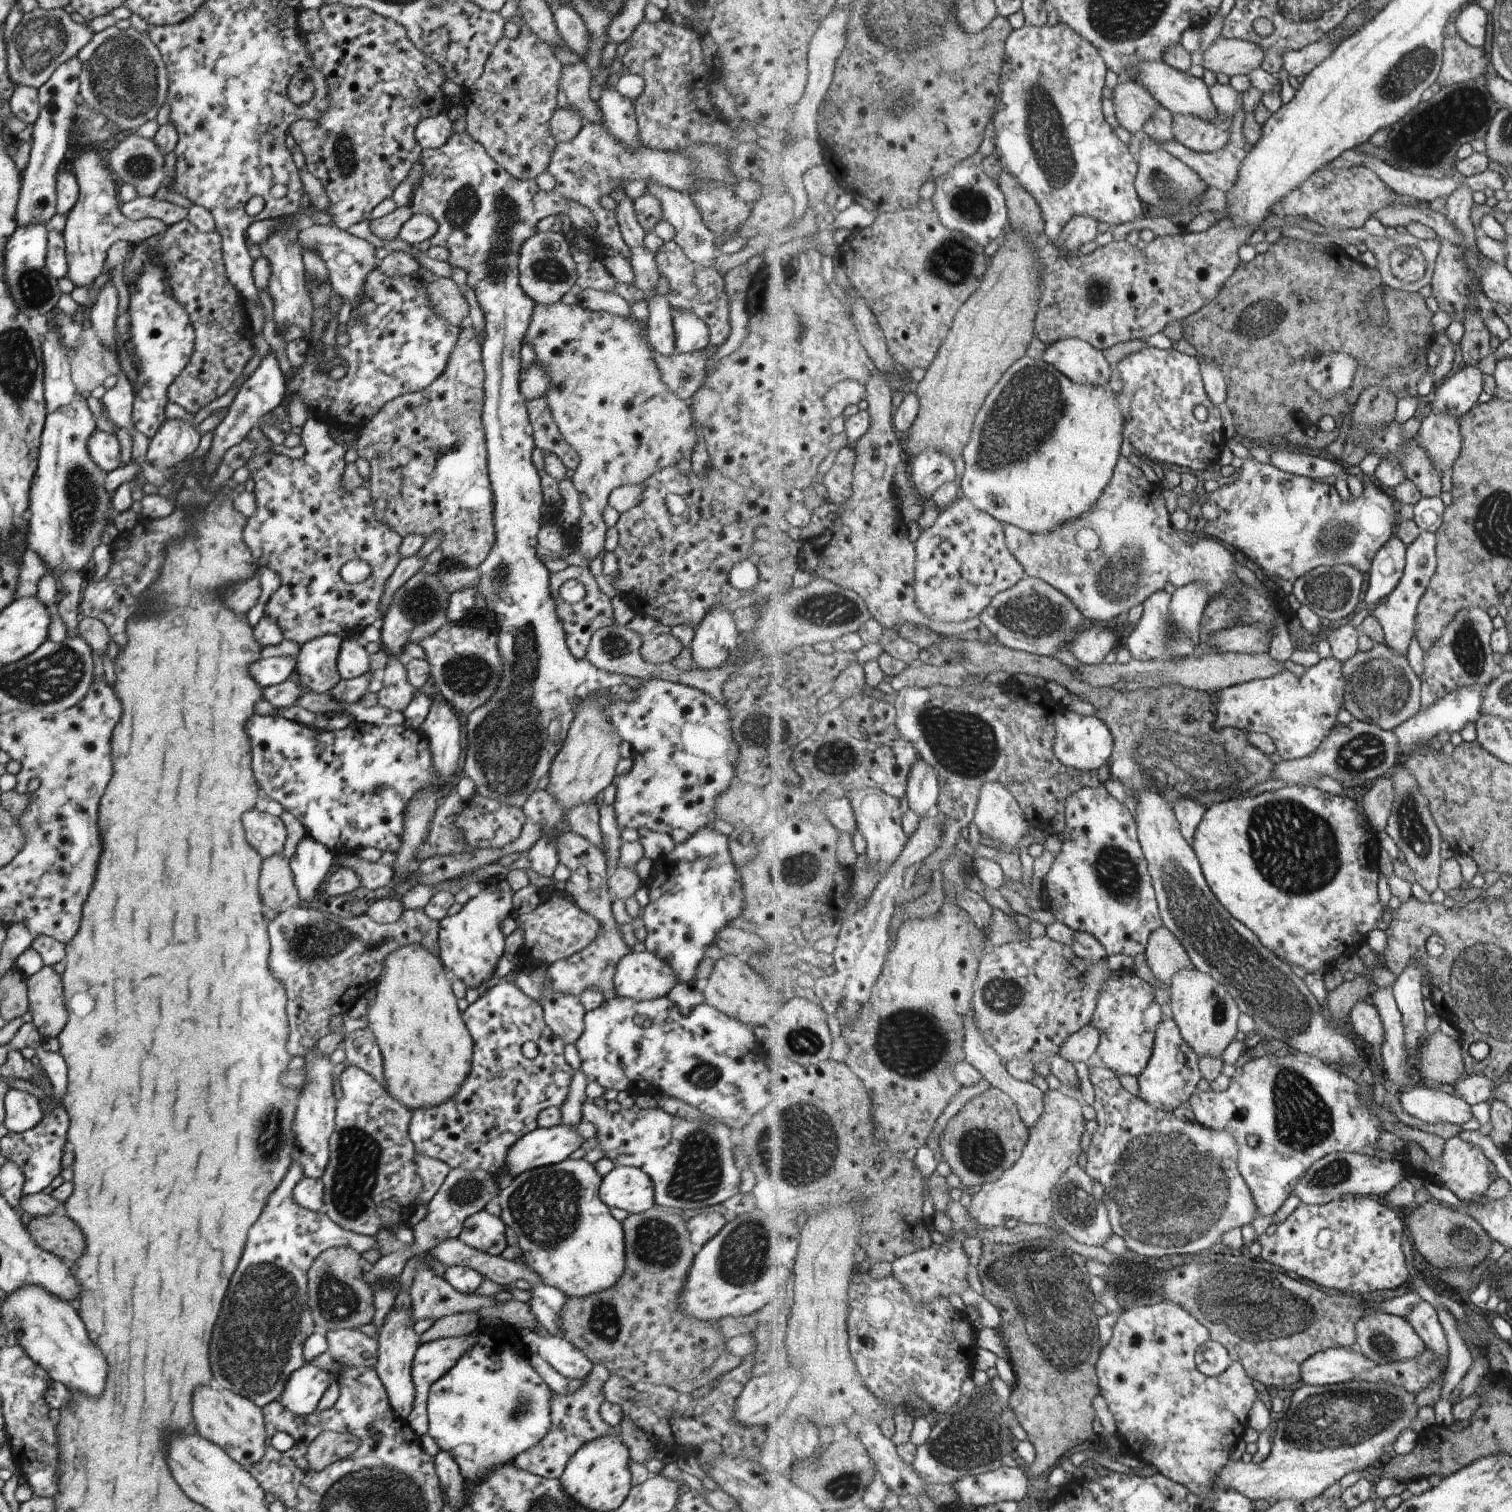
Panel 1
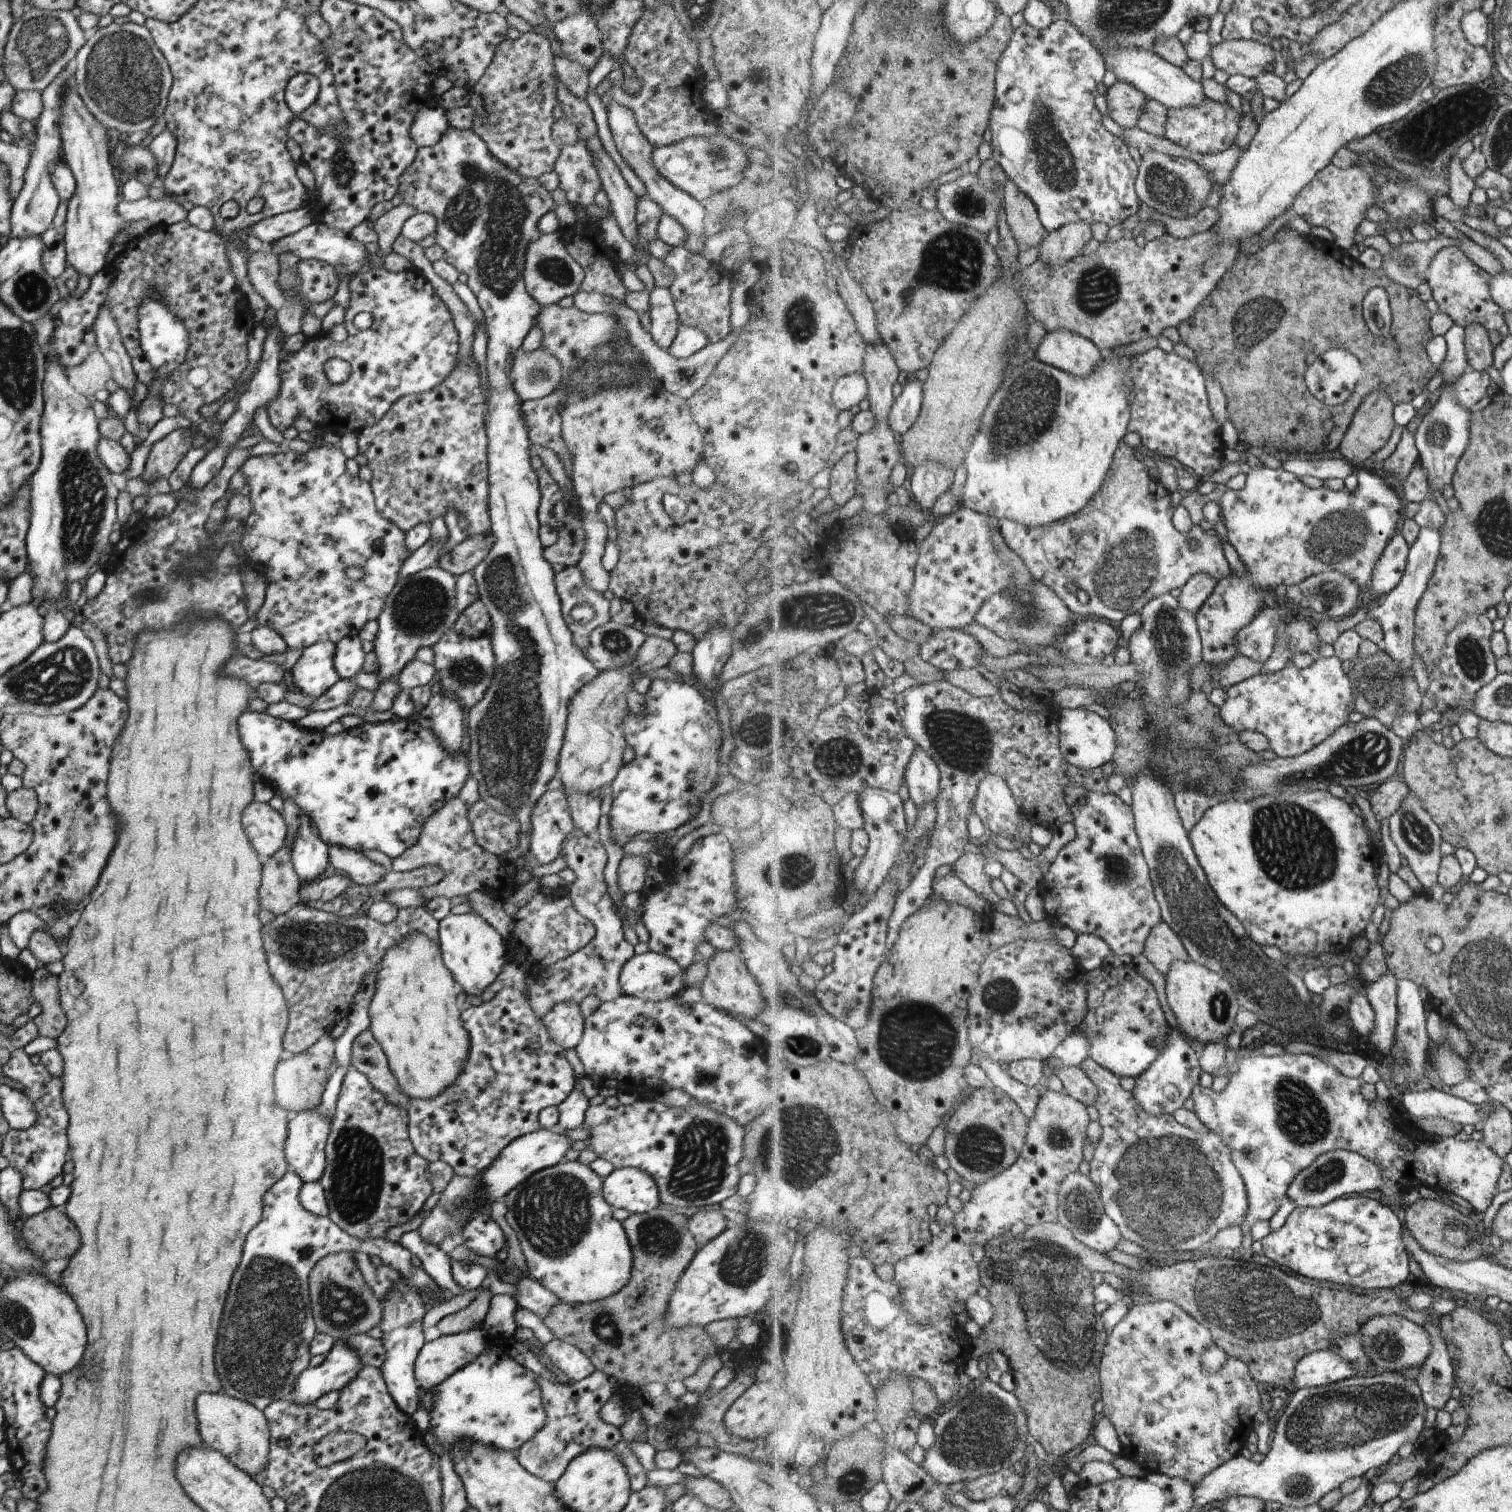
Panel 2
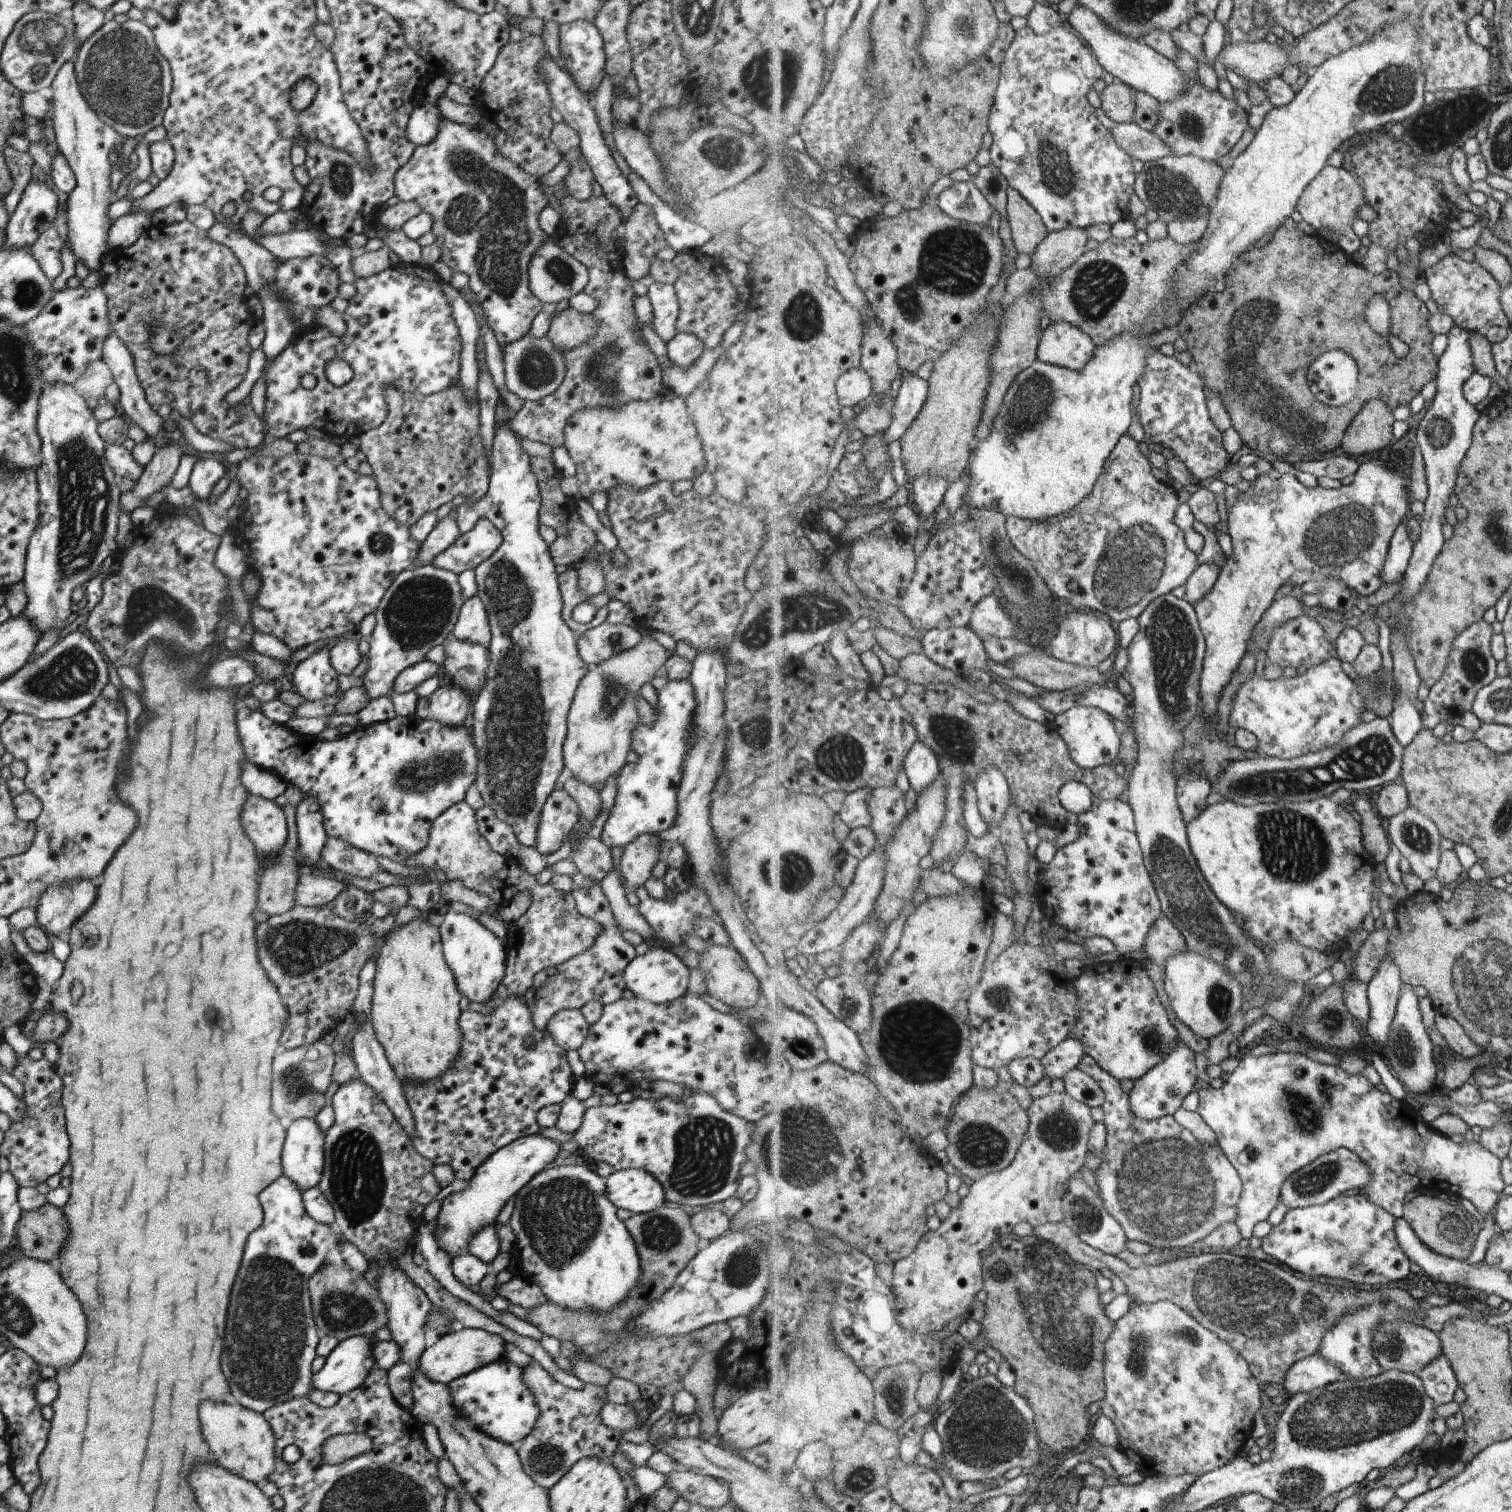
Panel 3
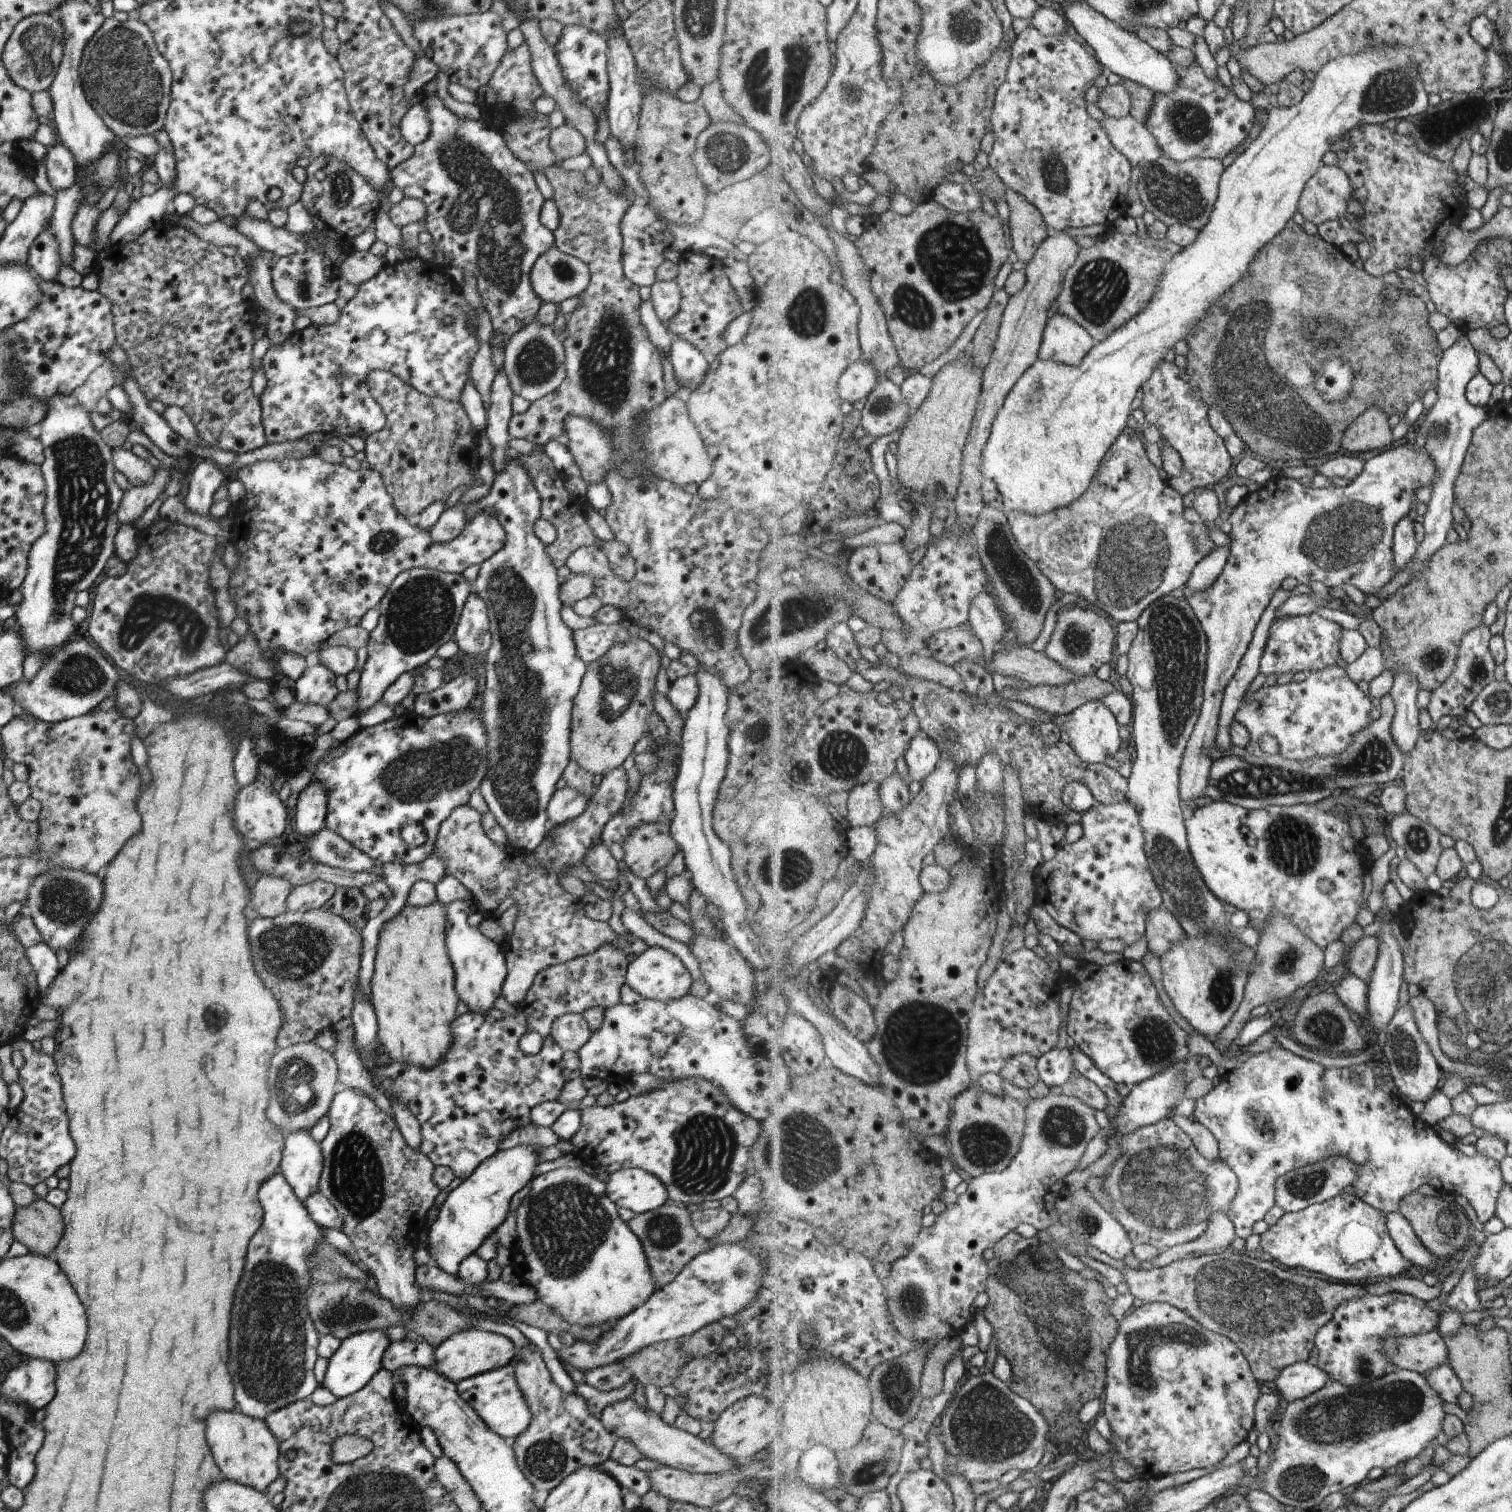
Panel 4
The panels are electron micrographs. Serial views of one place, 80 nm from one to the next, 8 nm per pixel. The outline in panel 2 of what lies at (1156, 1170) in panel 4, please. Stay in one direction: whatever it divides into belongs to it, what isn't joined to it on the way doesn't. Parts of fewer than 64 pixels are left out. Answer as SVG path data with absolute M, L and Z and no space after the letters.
M1092 1057L1080 1068L1097 1086L1099 1098L1094 1106L1104 1132L1103 1138L1094 1145L1089 1178L1101 1188L1104 1205L1127 1241L1139 1240L1139 1244L1147 1244L1151 1252L1155 1252L1155 1248L1159 1248L1159 1252L1163 1252L1163 1248L1171 1252L1171 1248L1187 1248L1187 1244L1191 1246L1187 1252L1195 1252L1199 1244L1211 1244L1229 1225L1243 1226L1249 1212L1249 1196L1242 1173L1233 1161L1231 1146L1227 1146L1221 1136L1213 1131L1197 1132L1180 1124L1171 1114L1155 1117L1147 1114L1134 1094L1123 1088L1120 1078Z

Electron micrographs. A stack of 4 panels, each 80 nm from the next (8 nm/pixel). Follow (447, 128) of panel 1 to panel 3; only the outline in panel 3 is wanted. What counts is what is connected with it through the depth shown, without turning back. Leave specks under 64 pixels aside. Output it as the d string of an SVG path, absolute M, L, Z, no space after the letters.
M423 101L412 111L407 120L405 128L405 138L415 147L429 144L435 134L442 115L435 104Z

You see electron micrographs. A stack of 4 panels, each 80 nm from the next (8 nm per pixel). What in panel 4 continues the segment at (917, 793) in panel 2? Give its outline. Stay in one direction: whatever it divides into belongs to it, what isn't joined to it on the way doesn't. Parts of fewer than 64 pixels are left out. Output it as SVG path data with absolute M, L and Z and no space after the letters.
M920 729L905 755L913 781L925 782L937 770L942 754L939 744Z

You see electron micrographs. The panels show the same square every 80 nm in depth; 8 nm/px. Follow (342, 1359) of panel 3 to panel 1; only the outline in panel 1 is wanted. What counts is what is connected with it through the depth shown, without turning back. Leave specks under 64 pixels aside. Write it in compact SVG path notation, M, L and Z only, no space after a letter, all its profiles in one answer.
M335 1361L333 1372L306 1362L288 1376L283 1392L276 1401L297 1416L309 1414L315 1410L318 1399L329 1384L336 1382L342 1367L345 1366Z

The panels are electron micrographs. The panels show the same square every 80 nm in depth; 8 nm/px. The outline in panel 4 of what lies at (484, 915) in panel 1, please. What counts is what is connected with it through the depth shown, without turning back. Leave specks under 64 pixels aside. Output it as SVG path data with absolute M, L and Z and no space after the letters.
M455 899L446 905L445 950L454 971L454 988L458 1000L467 1006L468 1012L487 1015L493 1002L500 995L506 976L504 948L481 935L480 929L470 927L466 919L472 910L471 900Z

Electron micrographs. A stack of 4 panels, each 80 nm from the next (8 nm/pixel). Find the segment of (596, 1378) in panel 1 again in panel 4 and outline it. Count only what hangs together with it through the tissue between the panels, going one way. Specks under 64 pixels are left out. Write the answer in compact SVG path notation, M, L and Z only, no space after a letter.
M521 1348L519 1360L513 1363L515 1381L521 1396L531 1412L531 1422L521 1432L511 1448L517 1468L533 1490L552 1490L557 1484L581 1466L597 1467L610 1459L615 1436L603 1428L599 1416L591 1416L585 1400L577 1394L565 1394L552 1382L550 1373L540 1356L539 1350Z

